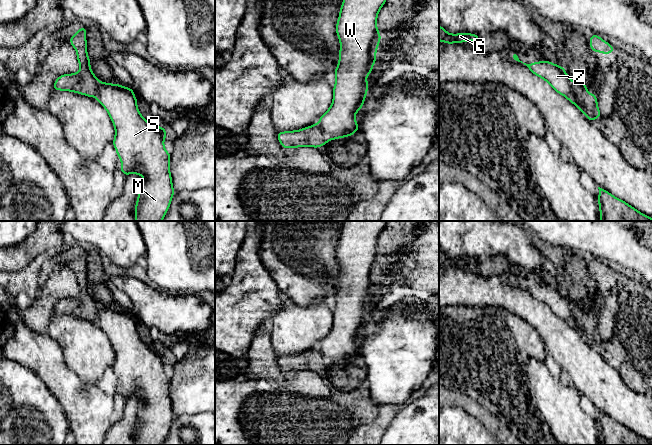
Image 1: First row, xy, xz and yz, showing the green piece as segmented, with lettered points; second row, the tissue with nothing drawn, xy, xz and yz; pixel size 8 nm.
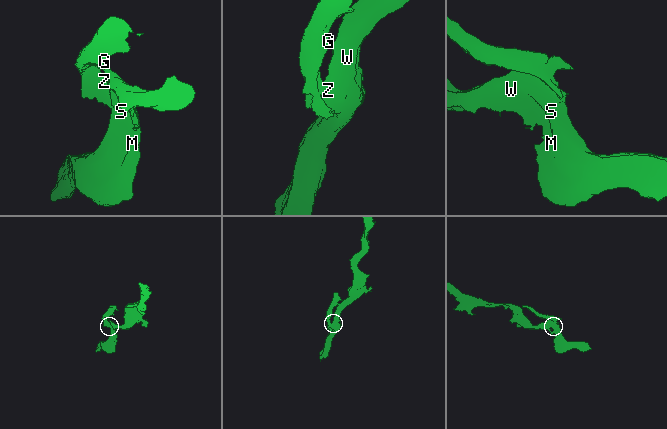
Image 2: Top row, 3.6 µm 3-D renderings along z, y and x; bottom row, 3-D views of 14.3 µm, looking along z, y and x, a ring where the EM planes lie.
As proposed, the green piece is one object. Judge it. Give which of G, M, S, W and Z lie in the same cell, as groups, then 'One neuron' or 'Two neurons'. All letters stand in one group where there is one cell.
Groups: G / M S W Z. Two neurons

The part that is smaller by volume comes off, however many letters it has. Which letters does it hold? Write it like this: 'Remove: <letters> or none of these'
Remove: G

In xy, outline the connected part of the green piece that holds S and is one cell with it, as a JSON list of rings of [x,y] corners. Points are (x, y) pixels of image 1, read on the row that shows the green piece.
[[[99,81],[96,98],[106,109],[114,125],[115,138],[113,145],[122,162],[120,170],[124,176],[139,174],[144,179],[138,188],[135,221],[162,221],[175,193],[170,174],[171,155],[164,147],[166,130],[161,126],[151,125],[140,114],[132,88]]]

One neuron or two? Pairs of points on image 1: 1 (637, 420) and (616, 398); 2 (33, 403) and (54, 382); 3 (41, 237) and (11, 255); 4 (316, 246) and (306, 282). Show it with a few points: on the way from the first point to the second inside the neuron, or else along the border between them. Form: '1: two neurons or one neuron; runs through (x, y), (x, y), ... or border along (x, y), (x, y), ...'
1: one neuron; runs through (633, 415), (621, 403)
2: two neurons; border along (32, 371), (62, 407)
3: one neuron; runs through (37, 246), (28, 255), (20, 255)
4: one neuron; runs through (307, 255), (306, 273)

